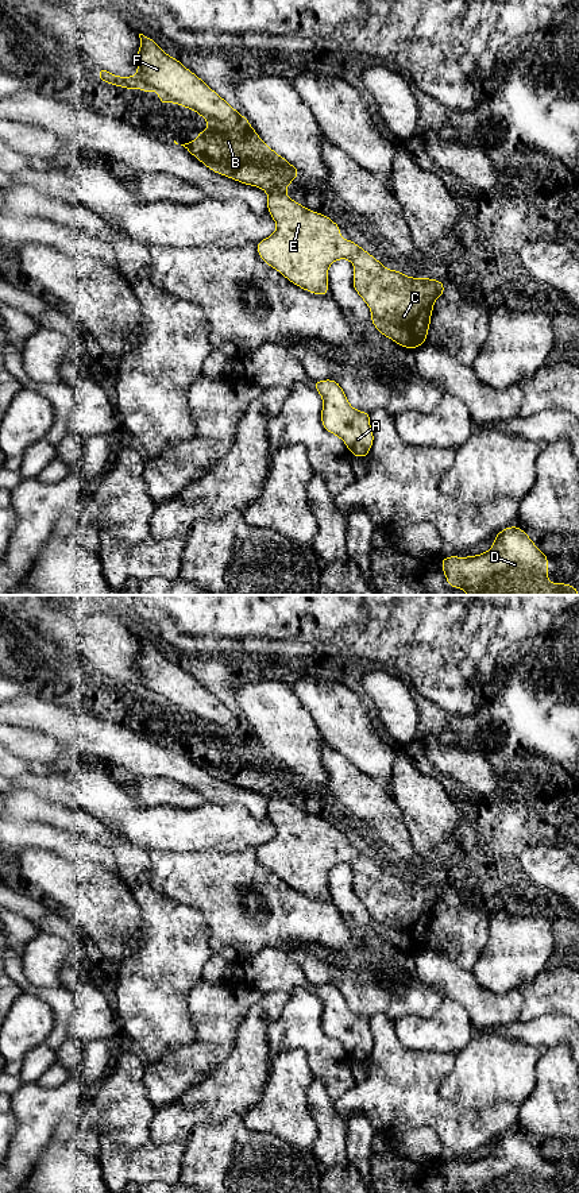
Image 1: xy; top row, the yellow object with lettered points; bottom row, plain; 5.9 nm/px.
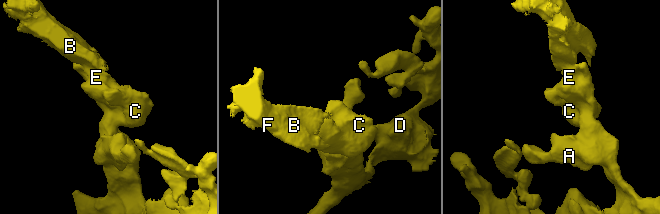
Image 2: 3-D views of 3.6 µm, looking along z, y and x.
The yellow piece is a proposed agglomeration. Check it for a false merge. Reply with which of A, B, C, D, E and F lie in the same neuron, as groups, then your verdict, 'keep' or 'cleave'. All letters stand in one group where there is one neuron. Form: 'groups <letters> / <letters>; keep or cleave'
groups A C D E / B F; cleave

